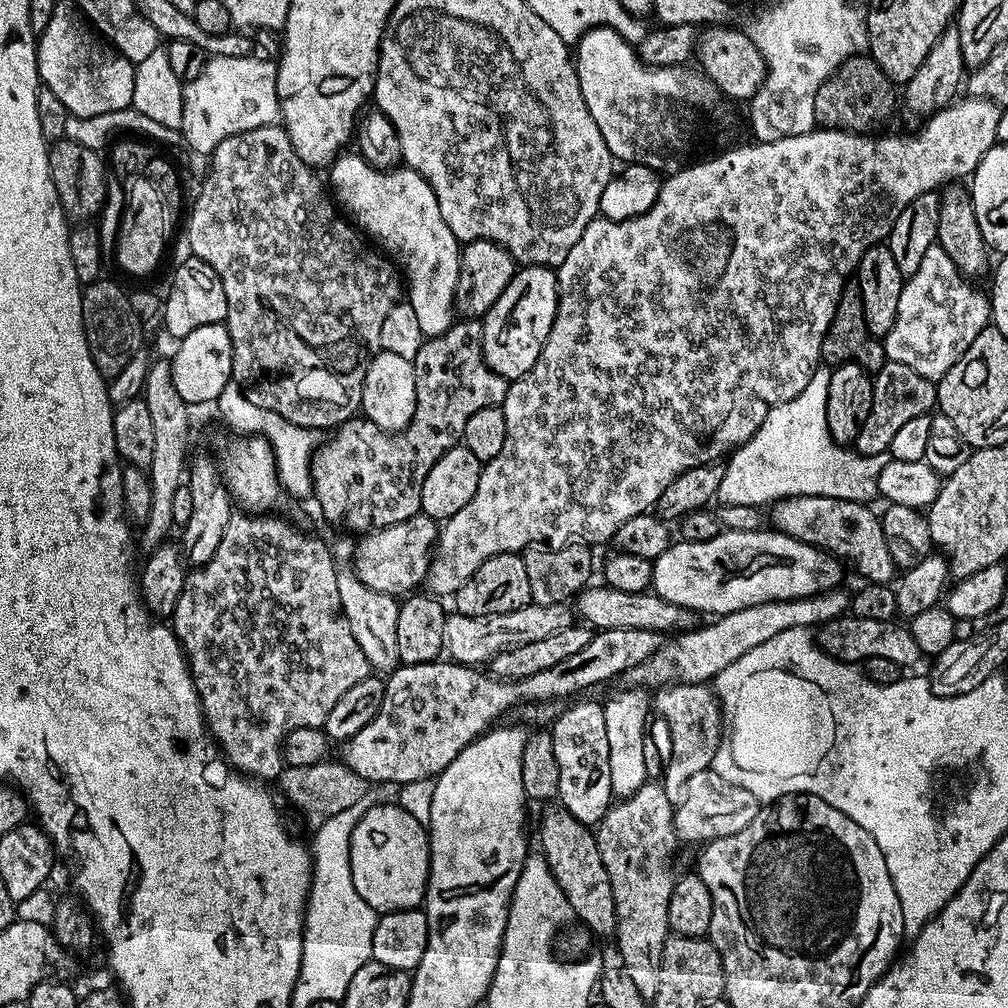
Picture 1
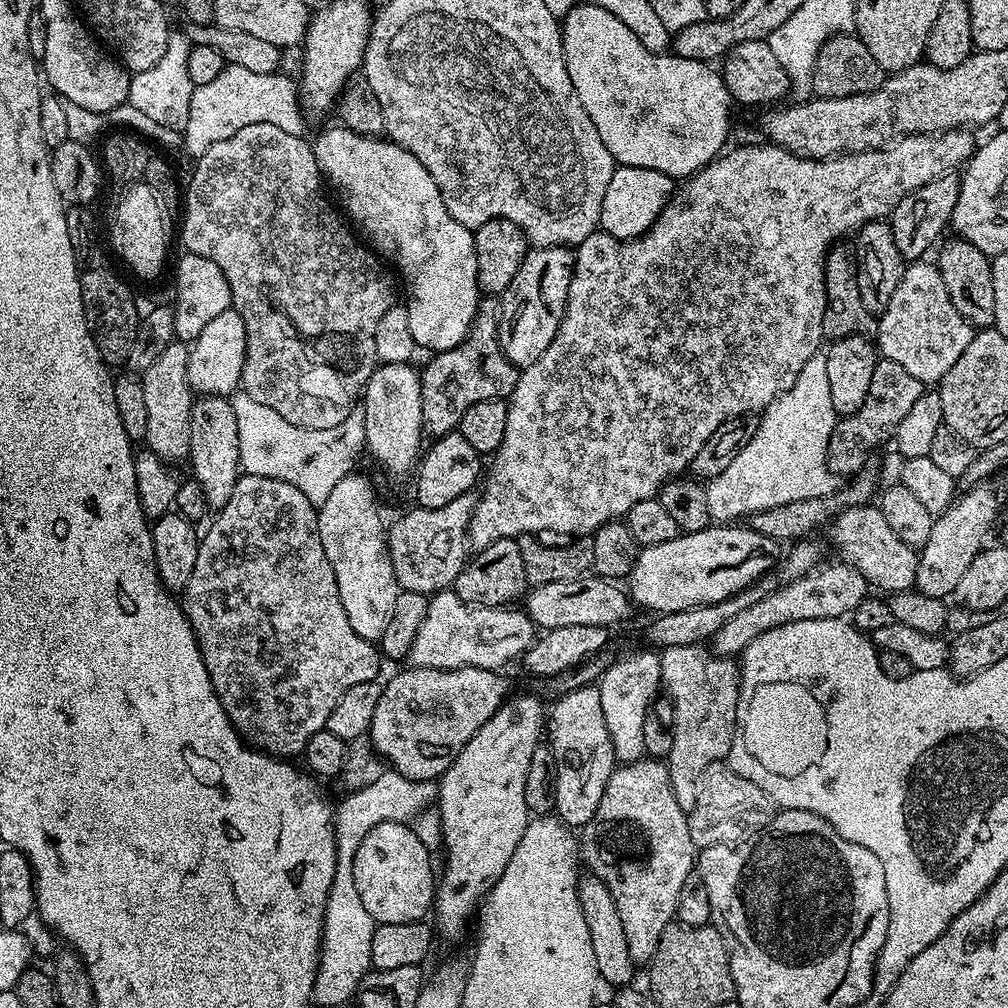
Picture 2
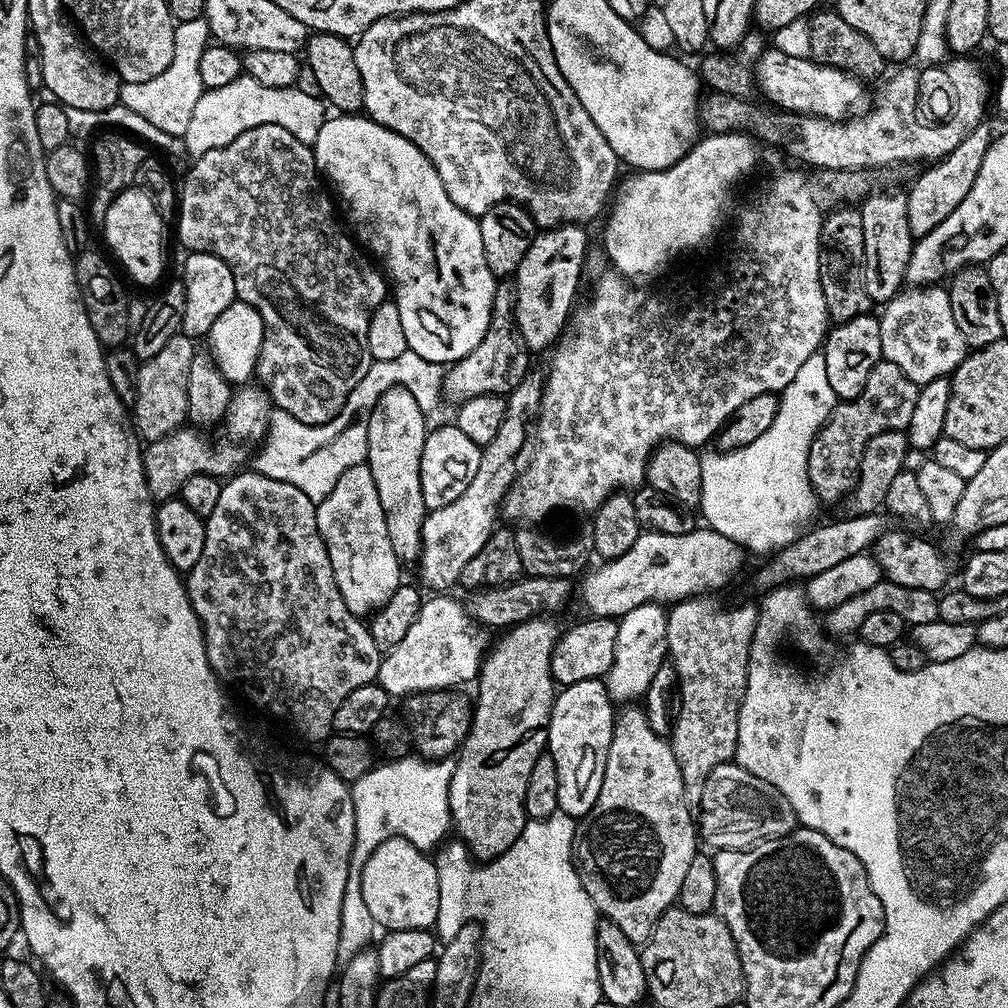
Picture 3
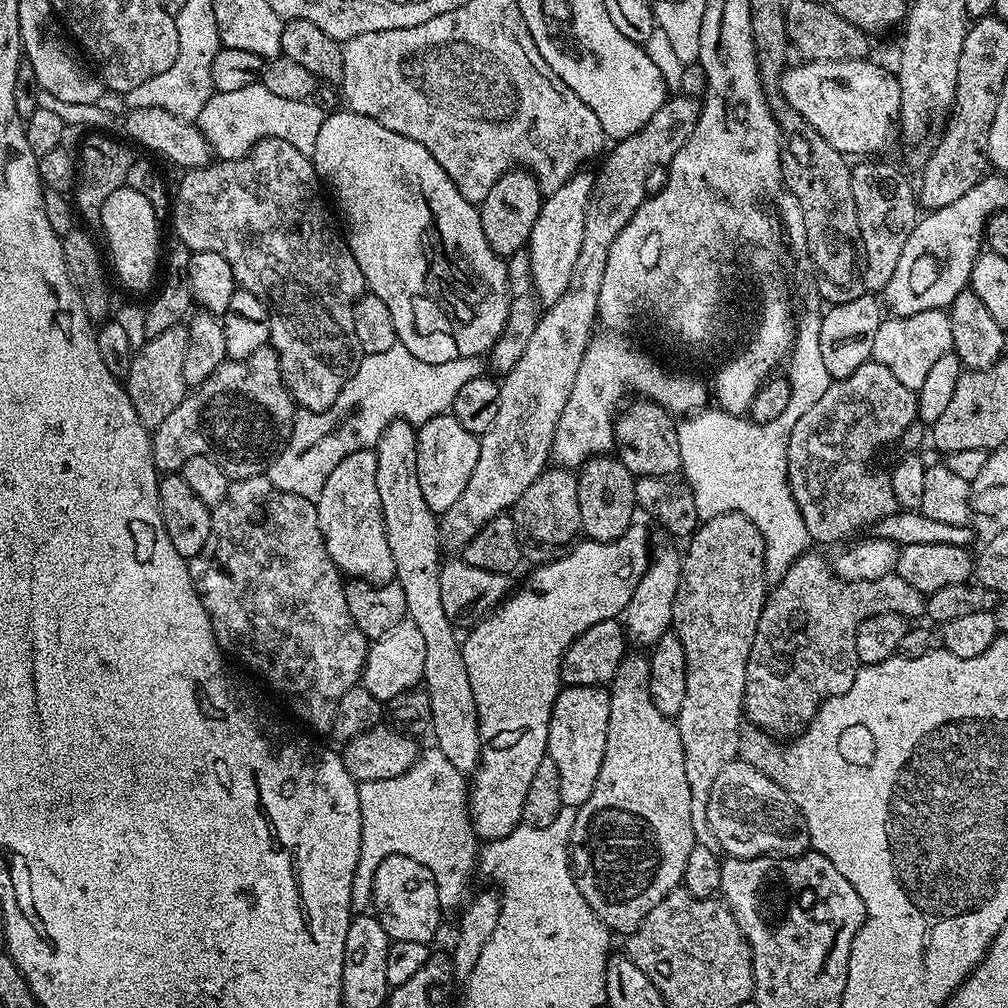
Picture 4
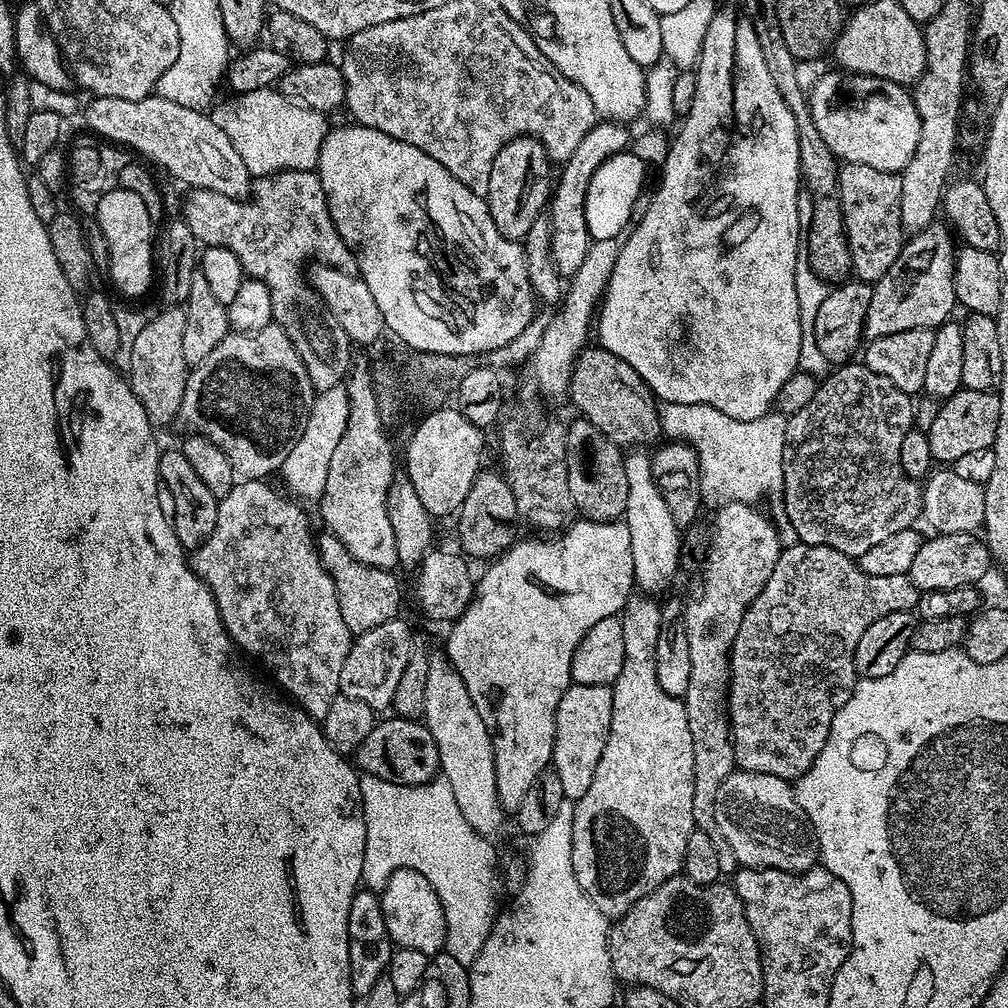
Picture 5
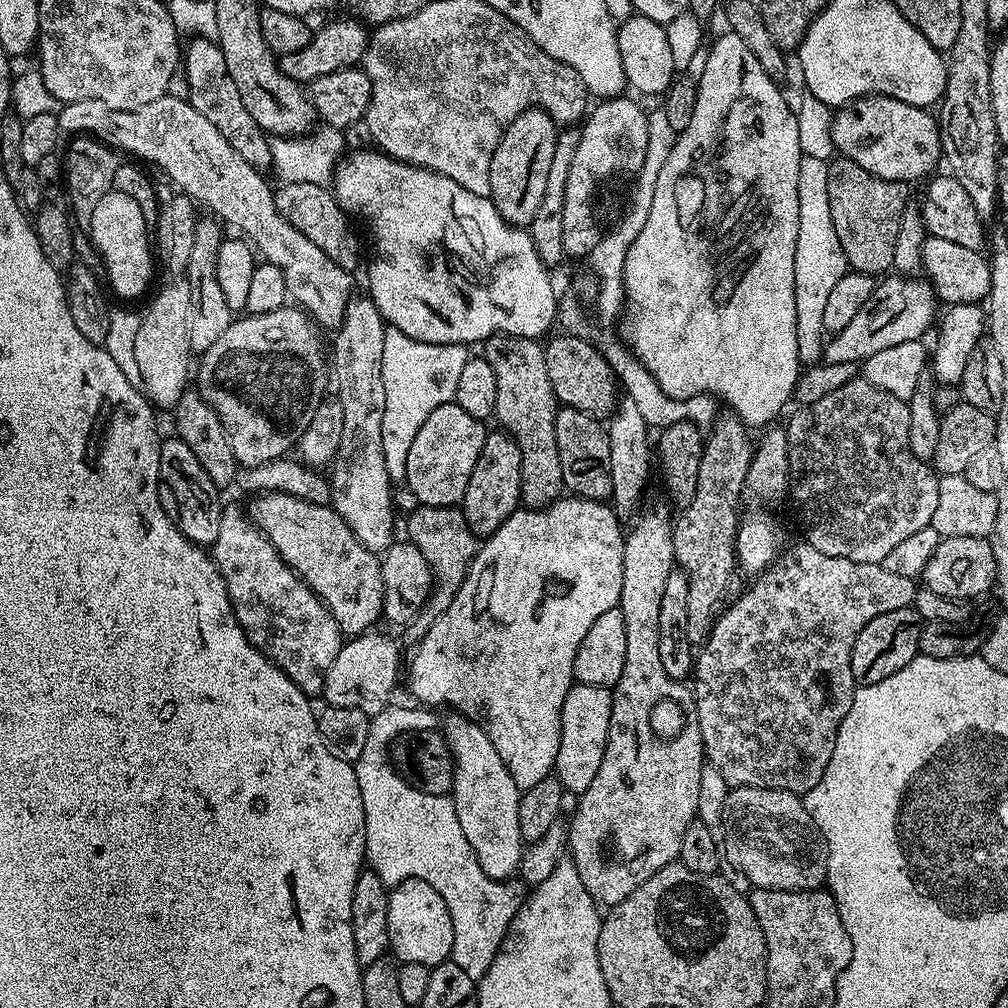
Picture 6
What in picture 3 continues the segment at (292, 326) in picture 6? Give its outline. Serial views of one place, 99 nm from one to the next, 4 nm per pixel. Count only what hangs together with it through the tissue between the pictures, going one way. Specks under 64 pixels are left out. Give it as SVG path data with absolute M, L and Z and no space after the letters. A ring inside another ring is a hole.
M249 382L237 387L228 400L228 409L223 418L224 433L216 440L216 448L208 444L203 431L192 426L177 428L166 438L151 441L143 449L144 477L153 501L171 500L179 497L182 482L193 474L210 474L217 478L235 476L253 459L254 450L265 443L269 434L274 405L263 387Z

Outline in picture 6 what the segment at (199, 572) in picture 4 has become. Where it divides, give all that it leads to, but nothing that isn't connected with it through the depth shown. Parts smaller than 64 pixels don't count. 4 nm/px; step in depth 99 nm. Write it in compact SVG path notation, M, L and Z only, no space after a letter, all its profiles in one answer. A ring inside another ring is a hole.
M236 504L222 507L222 526L218 526L218 538L210 545L210 555L226 582L232 609L248 641L264 653L266 659L280 667L298 690L310 698L319 697L324 690L326 670L330 670L334 658L338 658L342 643L340 627L338 622L334 622L328 607L308 589L308 583L298 573L286 566L278 550L274 550L274 546L260 533L243 507Z

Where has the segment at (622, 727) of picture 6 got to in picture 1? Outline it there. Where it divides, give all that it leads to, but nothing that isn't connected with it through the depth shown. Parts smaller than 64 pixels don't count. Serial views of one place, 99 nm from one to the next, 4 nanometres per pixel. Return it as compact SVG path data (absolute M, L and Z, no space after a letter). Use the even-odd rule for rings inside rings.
M649 782L643 784L630 798L613 803L608 812L595 825L598 854L602 854L602 866L610 874L610 890L614 890L616 907L616 935L614 943L620 951L619 967L630 974L638 994L646 998L655 997L658 990L658 970L662 966L662 946L669 936L668 915L670 914L670 890L674 879L672 872L672 855L676 852L678 841L674 830L674 801L666 798L663 783Z

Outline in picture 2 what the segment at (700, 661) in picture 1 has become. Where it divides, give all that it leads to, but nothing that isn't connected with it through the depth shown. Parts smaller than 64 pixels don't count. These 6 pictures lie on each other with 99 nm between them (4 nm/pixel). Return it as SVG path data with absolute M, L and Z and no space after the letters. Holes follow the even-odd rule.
M839 562L827 564L825 563L815 570L807 572L802 578L794 578L788 584L781 584L780 587L775 588L770 594L766 594L766 598L758 598L758 602L754 602L754 606L746 606L746 610L740 611L734 618L730 618L730 622L726 622L712 637L710 641L711 651L715 655L725 658L736 658L743 653L746 646L750 646L750 642L754 642L754 638L758 638L758 634L764 634L766 630L774 630L774 626L786 626L786 622L839 620L847 617L863 600L868 599L870 586L866 582L866 578L862 578L862 574L858 574L858 570L854 570L850 565Z

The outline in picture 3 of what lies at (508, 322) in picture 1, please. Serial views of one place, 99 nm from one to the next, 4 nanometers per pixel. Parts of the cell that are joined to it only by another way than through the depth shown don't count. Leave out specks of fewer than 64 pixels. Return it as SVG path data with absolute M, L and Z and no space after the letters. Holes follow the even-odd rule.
M561 224L558 228L537 231L530 242L530 250L526 250L526 258L518 266L514 274L516 285L516 325L522 334L522 342L533 353L549 348L561 337L565 329L564 322L569 321L574 310L576 290L580 286L580 275L584 272L584 255L588 252L588 236L585 229L578 224Z

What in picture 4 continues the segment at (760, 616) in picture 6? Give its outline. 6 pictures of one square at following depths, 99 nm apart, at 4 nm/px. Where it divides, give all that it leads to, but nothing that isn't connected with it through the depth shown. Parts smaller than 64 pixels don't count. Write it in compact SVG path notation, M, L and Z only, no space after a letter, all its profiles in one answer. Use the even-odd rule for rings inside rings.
M815 550L802 553L790 566L790 570L786 570L784 577L775 581L774 587L769 591L768 598L764 602L762 618L758 618L758 630L754 630L754 646L750 646L750 658L746 662L744 714L747 723L751 727L759 728L769 734L776 734L775 732L799 734L803 732L812 723L816 713L820 711L820 707L827 700L834 698L838 694L846 694L846 690L850 690L854 675L854 641L858 626L862 626L862 622L866 622L866 618L874 618L874 614L902 614L909 618L923 617L925 615L925 601L925 593L914 590L914 586L910 586L910 582L906 582L906 578L897 576L895 572L886 574L886 578L874 578L870 582L846 582L836 576L835 572L832 571L831 563L827 559L824 561Z

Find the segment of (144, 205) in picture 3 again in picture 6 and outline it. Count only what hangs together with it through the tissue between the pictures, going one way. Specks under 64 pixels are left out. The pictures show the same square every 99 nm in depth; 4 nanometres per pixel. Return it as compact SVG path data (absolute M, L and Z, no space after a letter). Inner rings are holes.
M109 190L100 199L98 206L86 218L88 232L92 235L92 244L100 251L100 260L104 263L103 275L106 284L124 300L136 300L148 288L154 268L154 248L150 243L150 230L138 202L130 194ZM108 275L108 280L107 276ZM112 287L112 288L111 288Z

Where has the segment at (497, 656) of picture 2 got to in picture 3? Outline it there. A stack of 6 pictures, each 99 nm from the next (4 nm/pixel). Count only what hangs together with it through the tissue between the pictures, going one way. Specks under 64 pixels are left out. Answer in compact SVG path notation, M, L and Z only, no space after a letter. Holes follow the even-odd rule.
M432 594L421 603L418 618L398 642L381 655L380 669L375 683L386 690L389 697L407 698L415 692L438 692L464 686L467 680L475 681L490 651L489 629L472 619L467 607L452 594Z

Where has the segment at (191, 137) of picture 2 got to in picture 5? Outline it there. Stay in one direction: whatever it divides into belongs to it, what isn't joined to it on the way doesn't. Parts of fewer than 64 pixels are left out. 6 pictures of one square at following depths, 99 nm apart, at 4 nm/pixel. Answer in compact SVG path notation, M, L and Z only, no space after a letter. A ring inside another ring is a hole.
M275 87L239 93L237 100L240 100L237 104L224 104L221 108L213 107L210 115L219 128L226 130L226 138L230 138L234 150L242 154L242 162L246 162L246 170L252 177L269 176L286 170L310 172L319 165L322 142L328 137L330 131L325 113L315 112L306 106L295 104L293 100L287 100Z

